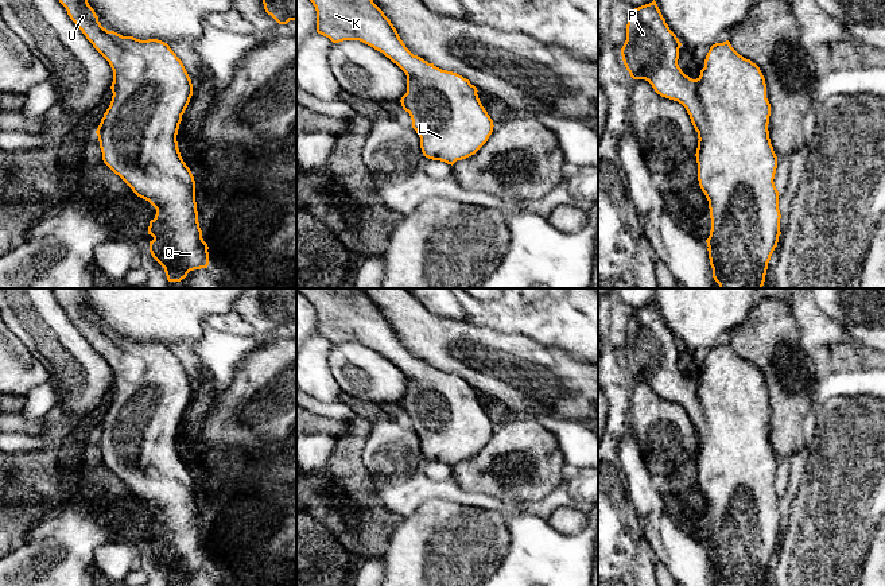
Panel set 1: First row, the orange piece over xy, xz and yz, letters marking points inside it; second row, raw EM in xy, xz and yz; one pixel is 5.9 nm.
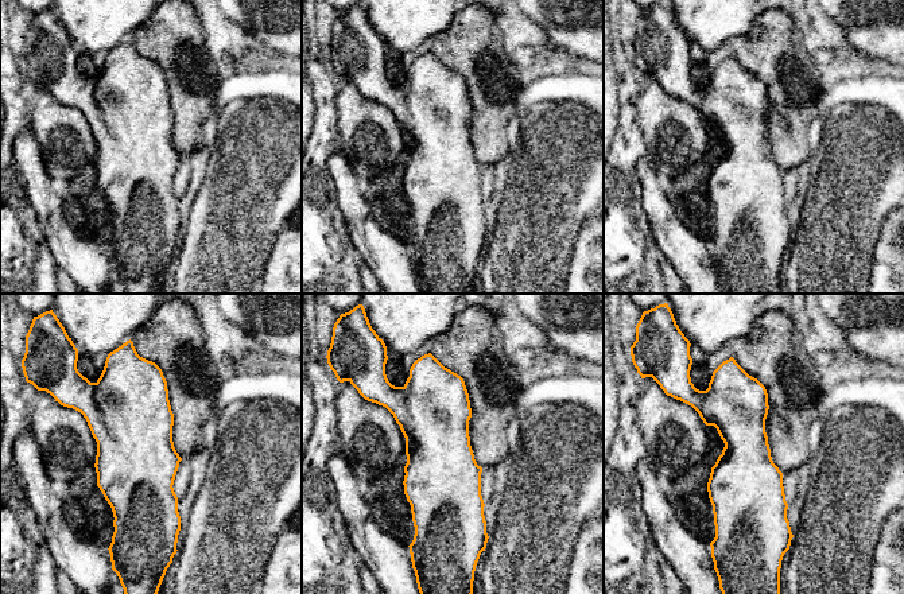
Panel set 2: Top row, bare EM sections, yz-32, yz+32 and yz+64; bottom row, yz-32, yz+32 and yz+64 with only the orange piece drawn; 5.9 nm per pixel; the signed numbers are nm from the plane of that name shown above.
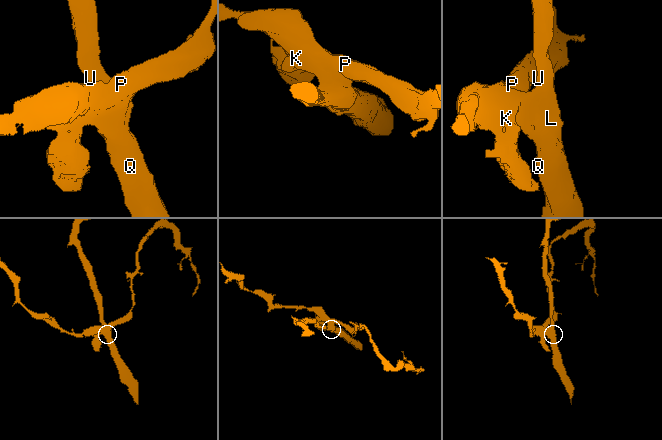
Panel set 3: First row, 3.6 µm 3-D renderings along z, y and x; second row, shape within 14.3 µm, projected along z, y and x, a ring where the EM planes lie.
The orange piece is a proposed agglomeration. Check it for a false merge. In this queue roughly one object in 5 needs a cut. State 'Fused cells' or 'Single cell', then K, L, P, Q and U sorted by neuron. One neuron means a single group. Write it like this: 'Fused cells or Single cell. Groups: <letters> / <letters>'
Single cell. Groups: K L P Q U

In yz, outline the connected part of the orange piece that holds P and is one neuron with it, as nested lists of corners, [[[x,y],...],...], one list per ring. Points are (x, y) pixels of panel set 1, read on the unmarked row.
[[[656,303],[634,310],[626,326],[626,342],[621,357],[633,381],[648,383],[661,399],[678,403],[690,416],[698,434],[698,482],[709,502],[711,532],[706,542],[713,579],[718,586],[764,586],[771,558],[777,548],[780,533],[779,493],[775,488],[777,458],[769,441],[771,405],[760,369],[740,357],[729,342],[710,349],[704,369],[696,381],[686,377],[678,366],[682,345],[669,331]]]

